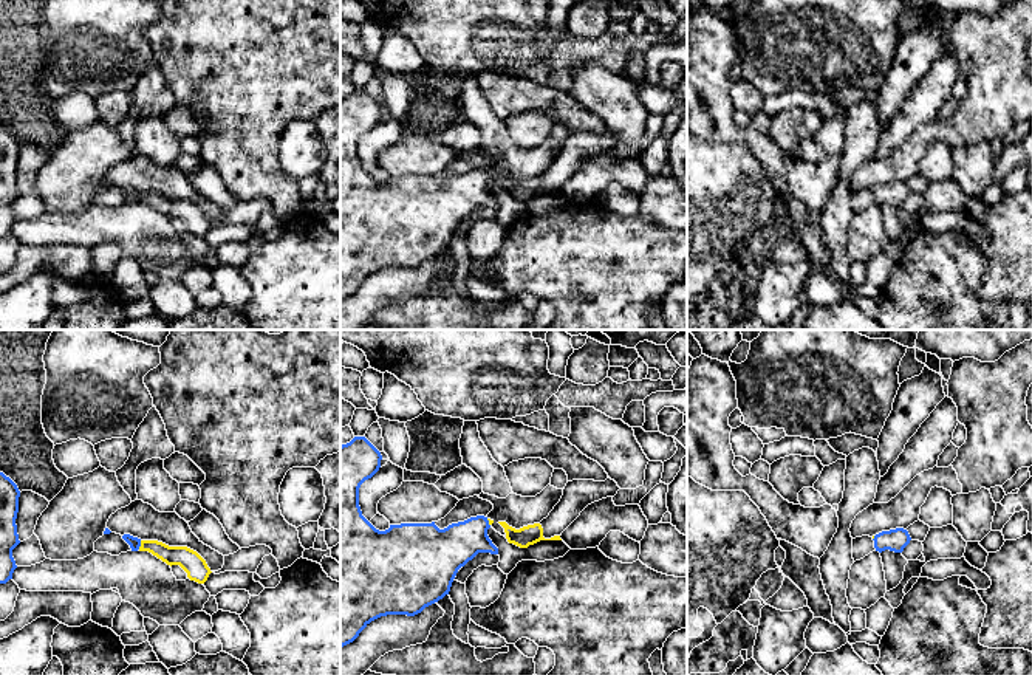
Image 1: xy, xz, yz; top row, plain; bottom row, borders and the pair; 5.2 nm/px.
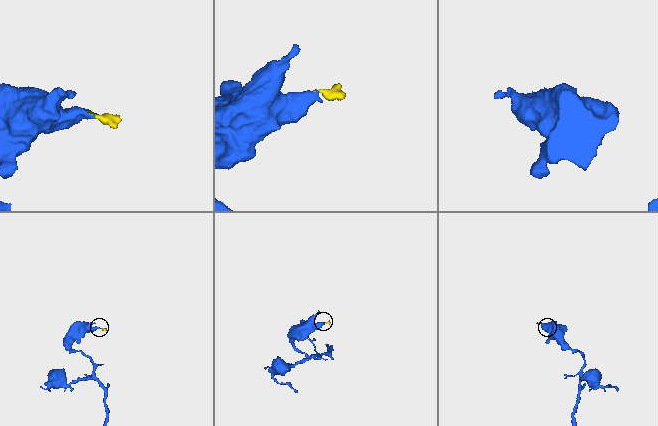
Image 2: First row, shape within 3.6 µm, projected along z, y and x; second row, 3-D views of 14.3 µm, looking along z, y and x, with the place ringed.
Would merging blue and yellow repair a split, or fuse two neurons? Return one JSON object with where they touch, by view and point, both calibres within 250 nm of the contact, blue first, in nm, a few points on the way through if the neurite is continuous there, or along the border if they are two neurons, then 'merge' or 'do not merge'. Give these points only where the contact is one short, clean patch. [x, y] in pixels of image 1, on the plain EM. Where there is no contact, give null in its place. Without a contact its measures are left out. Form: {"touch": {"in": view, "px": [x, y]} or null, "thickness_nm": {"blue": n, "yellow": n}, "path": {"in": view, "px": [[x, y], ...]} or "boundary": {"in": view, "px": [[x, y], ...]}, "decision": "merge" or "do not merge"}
{"touch": {"in": "xy", "px": [140, 198]}, "thickness_nm": {"blue": 60, "yellow": 110}, "path": {"in": "xy", "px": [[133, 195], [140, 198], [183, 209]]}, "decision": "merge"}

